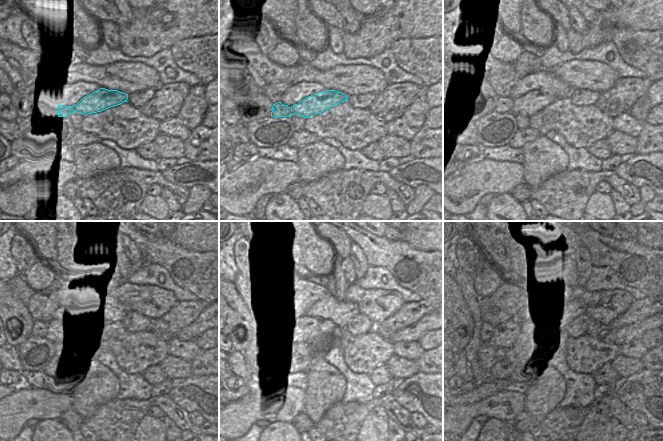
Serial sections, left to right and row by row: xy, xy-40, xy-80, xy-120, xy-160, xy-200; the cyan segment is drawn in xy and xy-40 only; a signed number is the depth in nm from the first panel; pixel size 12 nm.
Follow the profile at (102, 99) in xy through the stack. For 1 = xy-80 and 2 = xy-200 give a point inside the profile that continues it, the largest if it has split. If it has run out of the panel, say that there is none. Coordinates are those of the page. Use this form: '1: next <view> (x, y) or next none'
1: next xy-80 (531, 103)
2: next xy-200 (505, 334)

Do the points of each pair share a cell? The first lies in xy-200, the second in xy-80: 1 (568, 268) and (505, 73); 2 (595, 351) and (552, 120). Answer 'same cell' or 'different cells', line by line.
1: different cells
2: same cell

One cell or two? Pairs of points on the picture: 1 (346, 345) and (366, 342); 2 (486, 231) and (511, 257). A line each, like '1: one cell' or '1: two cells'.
1: one cell
2: one cell

